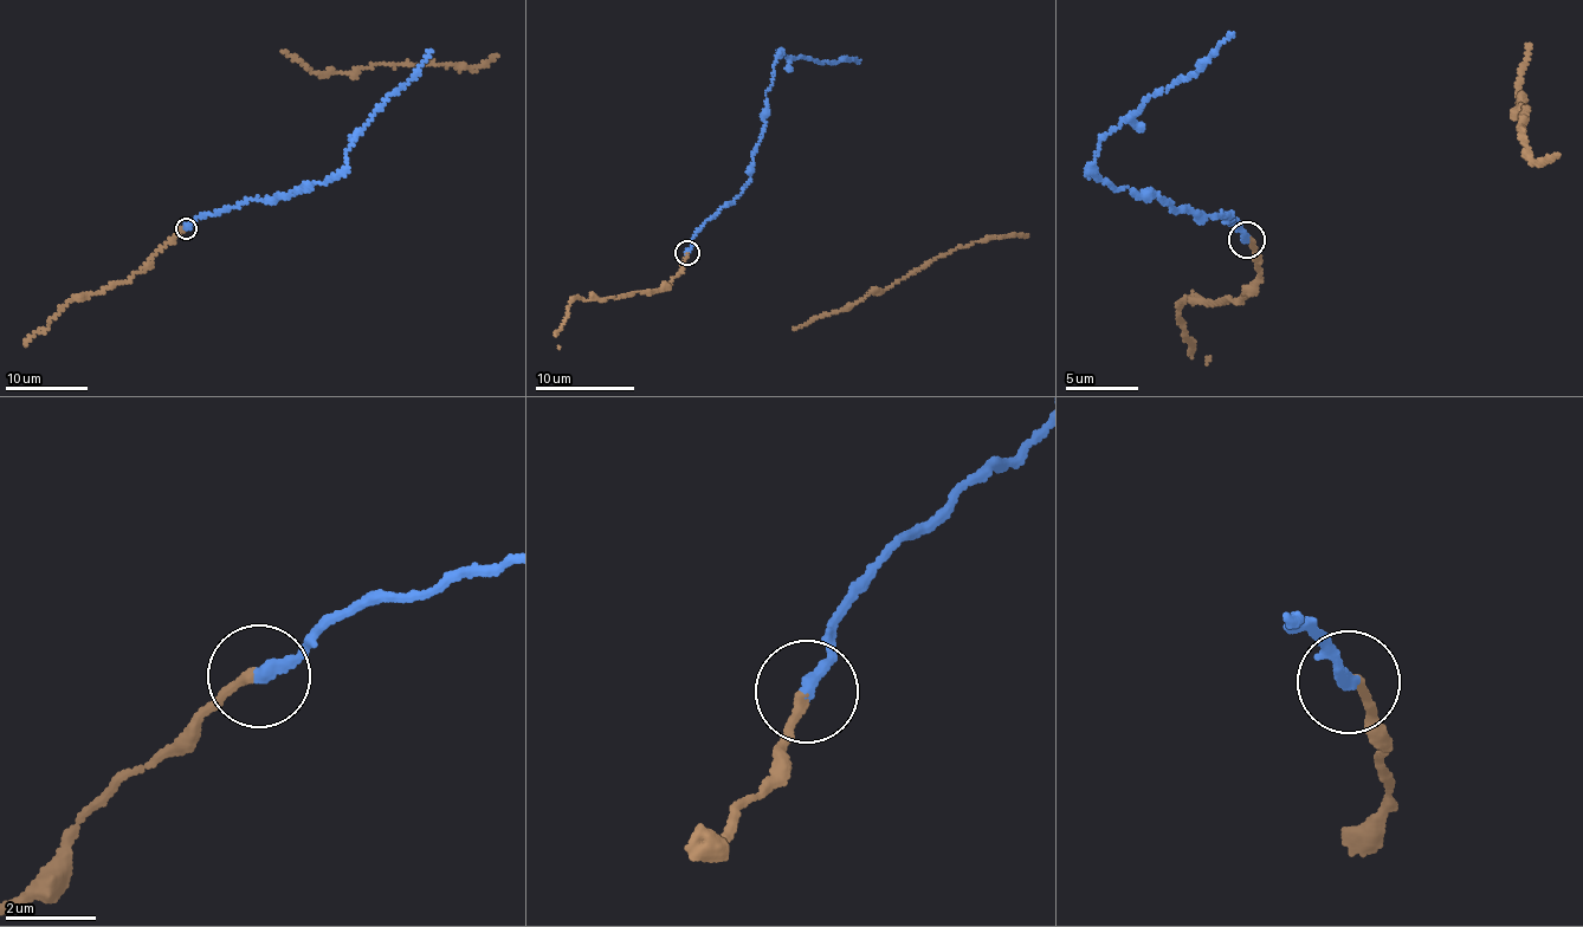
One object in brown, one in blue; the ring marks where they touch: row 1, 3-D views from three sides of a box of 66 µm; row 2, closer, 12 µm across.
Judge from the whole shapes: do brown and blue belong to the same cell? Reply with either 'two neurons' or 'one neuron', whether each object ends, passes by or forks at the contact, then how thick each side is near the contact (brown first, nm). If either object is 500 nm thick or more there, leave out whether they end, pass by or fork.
one neuron | brown ends | blue ends | 220/280 nm

